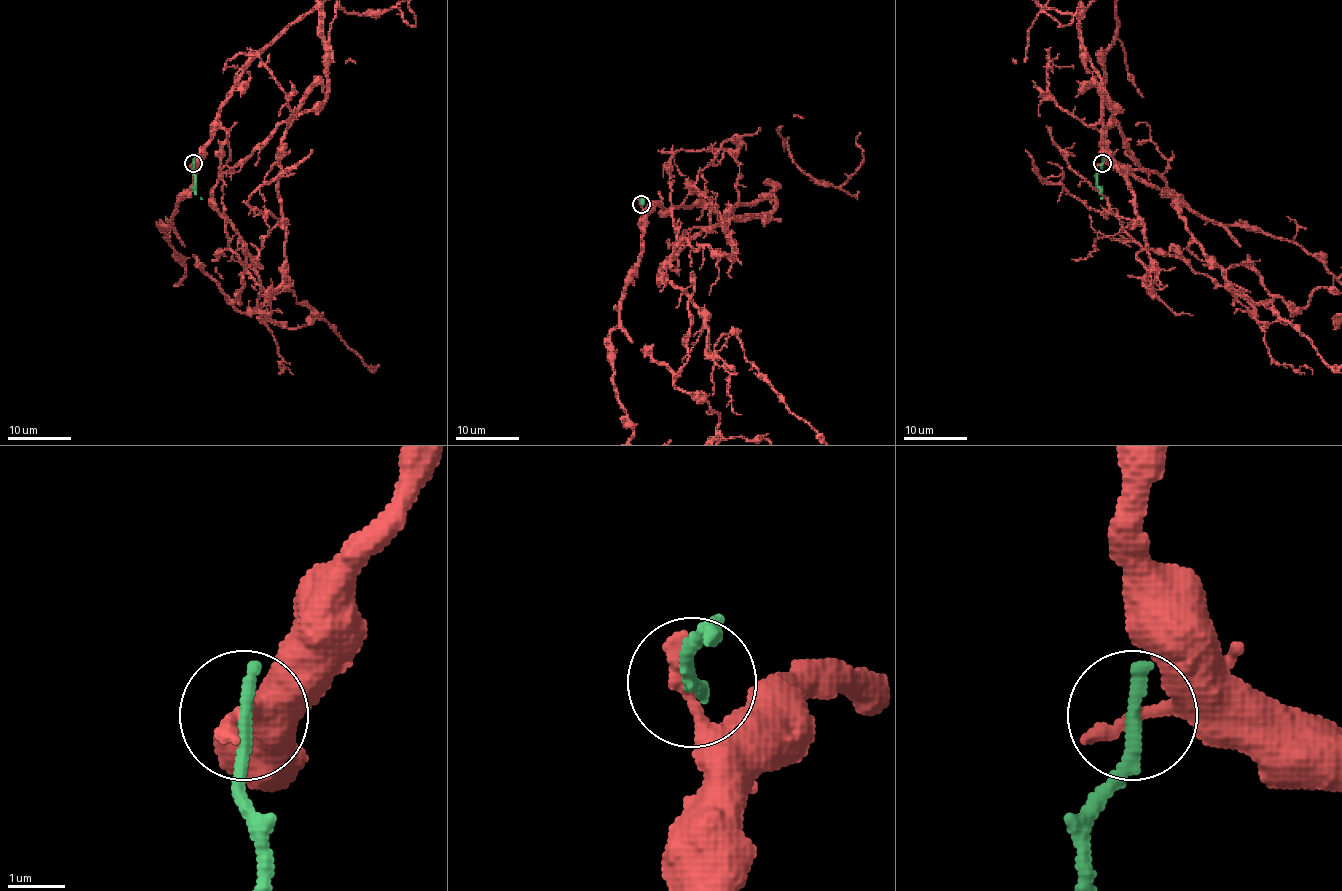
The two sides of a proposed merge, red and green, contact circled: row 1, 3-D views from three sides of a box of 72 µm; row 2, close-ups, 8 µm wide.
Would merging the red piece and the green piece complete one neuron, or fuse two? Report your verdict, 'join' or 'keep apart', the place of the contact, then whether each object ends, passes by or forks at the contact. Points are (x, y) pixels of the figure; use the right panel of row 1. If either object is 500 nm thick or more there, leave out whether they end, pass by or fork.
keep apart | (1102, 163) | red ends | green ends

